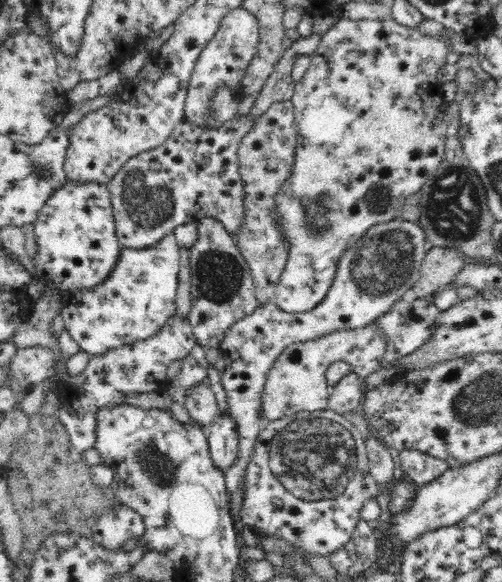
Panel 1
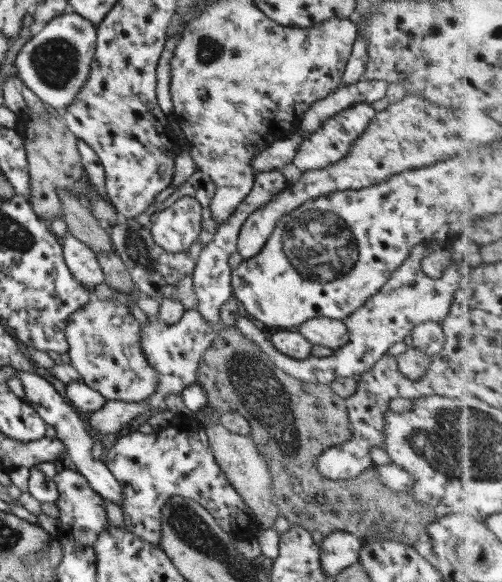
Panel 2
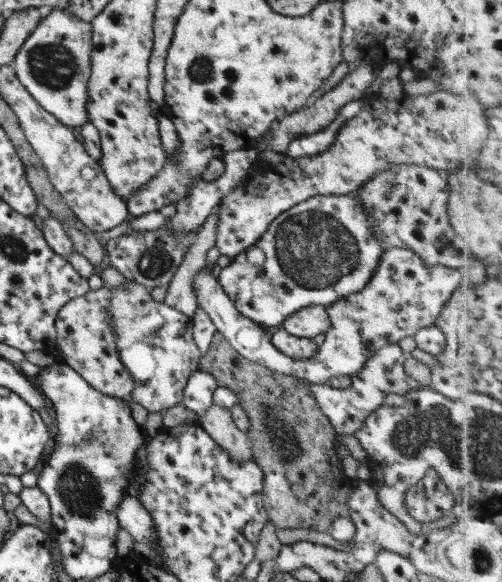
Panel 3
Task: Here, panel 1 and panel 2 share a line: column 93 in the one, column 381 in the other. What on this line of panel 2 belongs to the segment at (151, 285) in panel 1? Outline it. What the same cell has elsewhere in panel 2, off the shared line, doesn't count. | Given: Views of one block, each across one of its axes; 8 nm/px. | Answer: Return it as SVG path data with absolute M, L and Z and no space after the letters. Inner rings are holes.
M421 245L413 247L403 263L391 274L386 284L373 296L369 296L363 307L349 314L342 322L348 330L348 339L339 348L331 349L332 354L326 357L310 355L301 360L295 360L281 354L273 348L270 341L263 336L261 329L256 328L245 314L239 314L236 319L237 332L253 341L273 364L288 376L302 383L329 385L334 377L357 378L362 372L368 371L379 357L393 344L402 341L410 334L411 329L423 322L440 323L450 310L450 303L456 295L456 289L464 272L471 274L473 270L463 270L462 266L452 263L446 272L437 279L430 278L421 272L421 260L426 256L426 248Z

